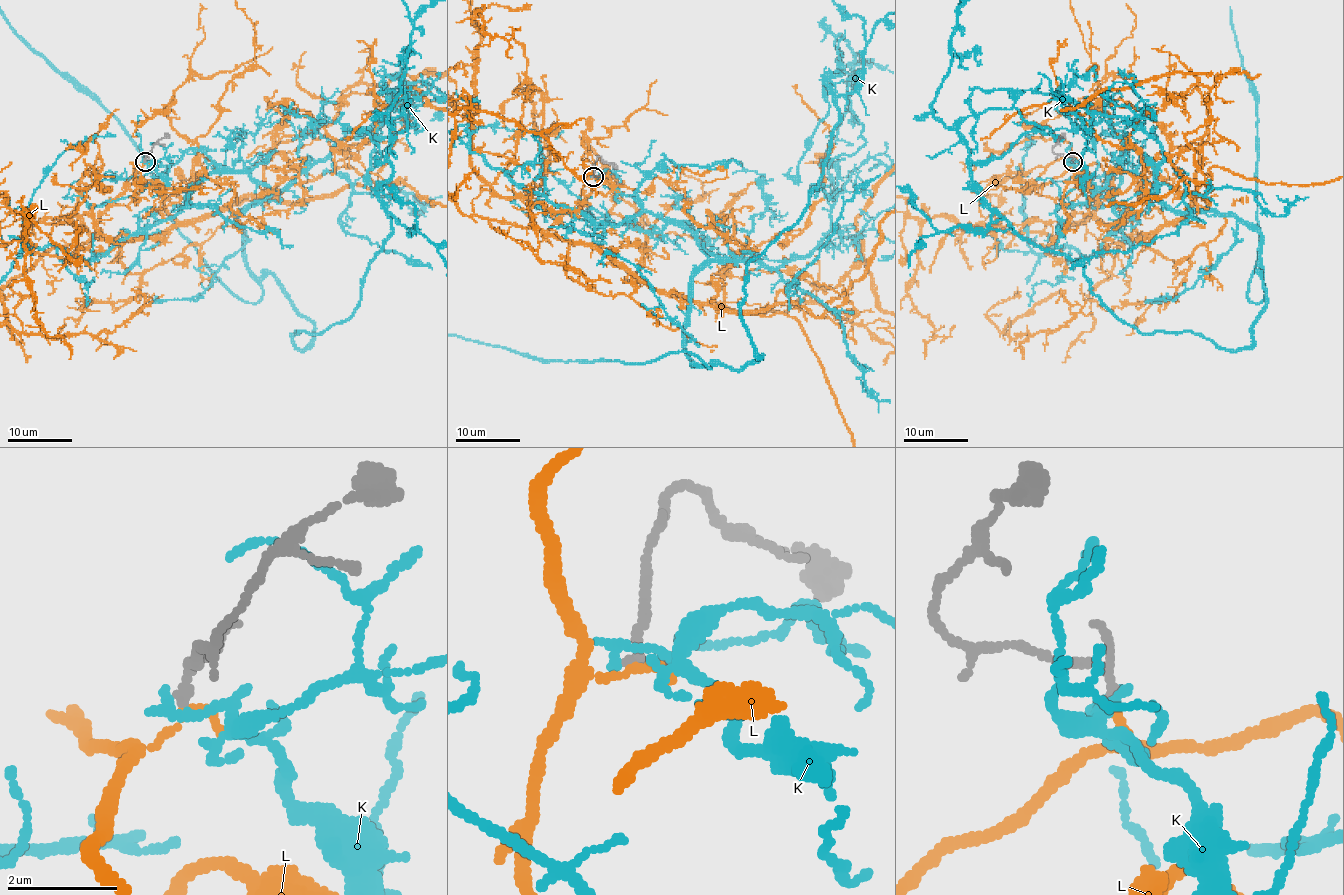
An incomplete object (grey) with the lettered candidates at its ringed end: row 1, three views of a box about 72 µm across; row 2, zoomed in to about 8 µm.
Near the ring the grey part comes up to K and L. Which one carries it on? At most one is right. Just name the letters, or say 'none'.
L

